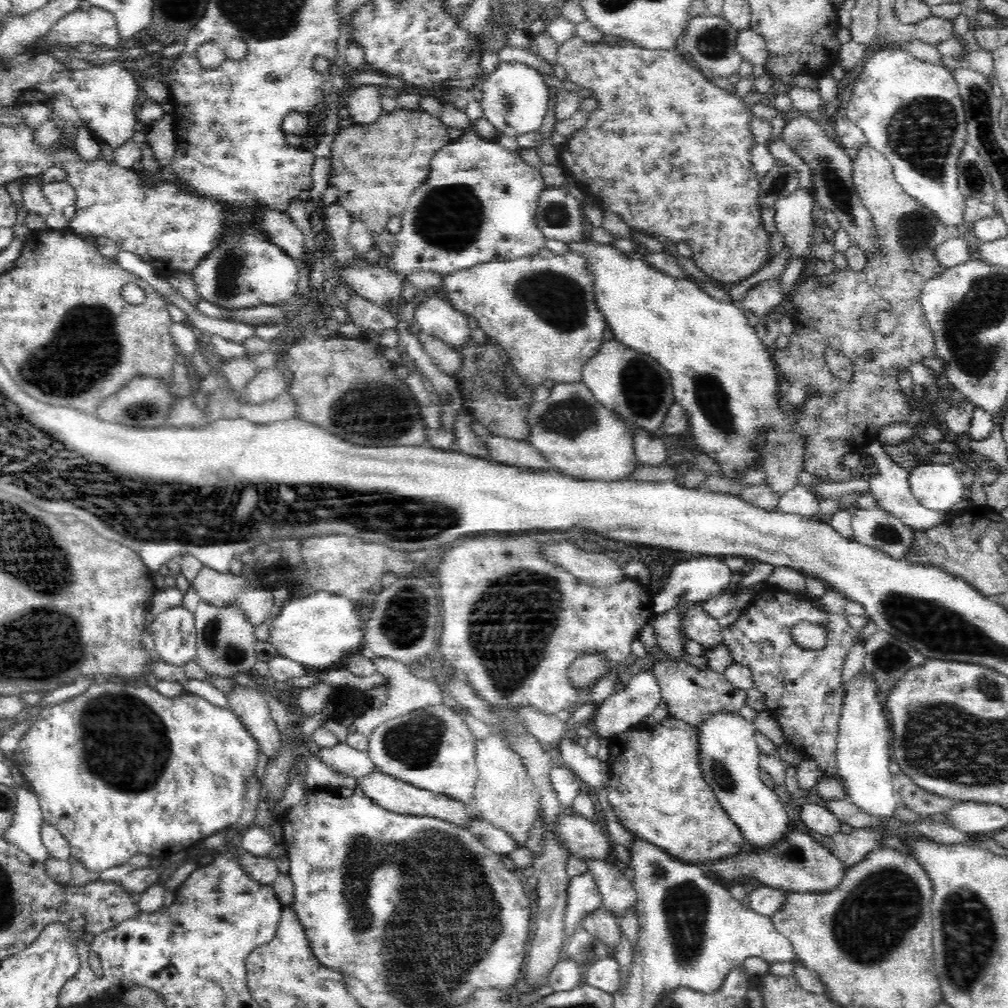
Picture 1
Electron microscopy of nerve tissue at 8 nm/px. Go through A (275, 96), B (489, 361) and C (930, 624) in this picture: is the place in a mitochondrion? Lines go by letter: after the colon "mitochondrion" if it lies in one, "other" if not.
A: other
B: other
C: mitochondrion

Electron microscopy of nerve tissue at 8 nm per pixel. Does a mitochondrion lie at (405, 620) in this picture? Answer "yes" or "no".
yes

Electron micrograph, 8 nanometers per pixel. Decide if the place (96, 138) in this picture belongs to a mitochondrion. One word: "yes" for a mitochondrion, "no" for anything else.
no

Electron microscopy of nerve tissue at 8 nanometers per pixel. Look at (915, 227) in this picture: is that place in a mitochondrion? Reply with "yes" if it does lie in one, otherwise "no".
yes

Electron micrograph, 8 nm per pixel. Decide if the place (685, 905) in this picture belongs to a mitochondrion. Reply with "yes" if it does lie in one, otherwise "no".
yes

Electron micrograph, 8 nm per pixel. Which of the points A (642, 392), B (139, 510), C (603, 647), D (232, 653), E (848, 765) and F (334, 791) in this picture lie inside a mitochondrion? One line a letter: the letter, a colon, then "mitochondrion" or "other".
A: mitochondrion
B: mitochondrion
C: other
D: mitochondrion
E: other
F: other

